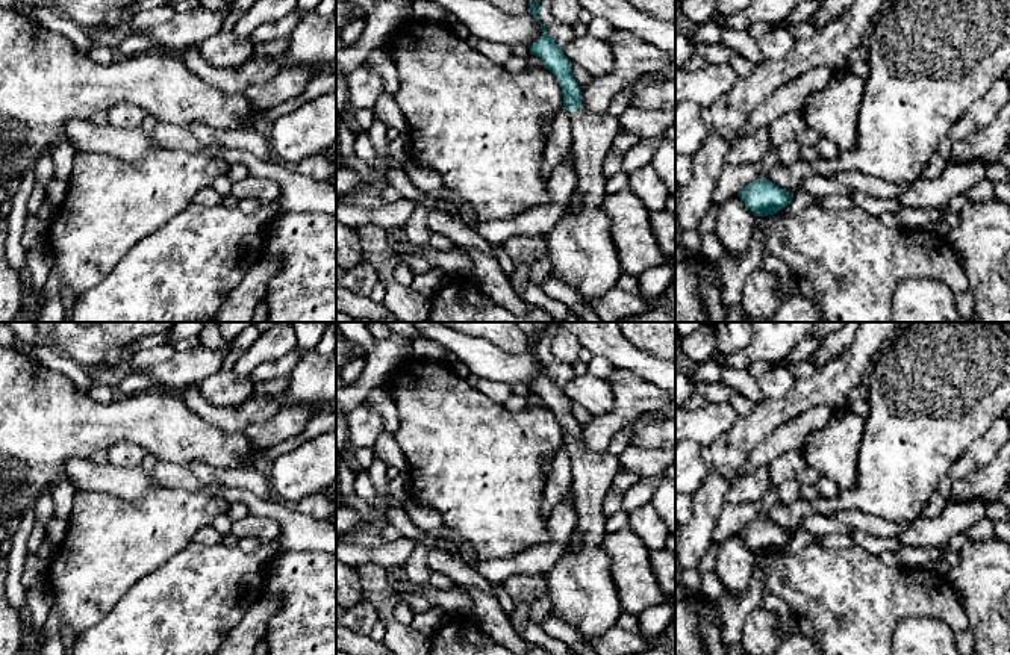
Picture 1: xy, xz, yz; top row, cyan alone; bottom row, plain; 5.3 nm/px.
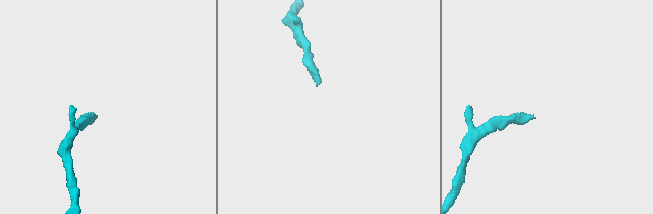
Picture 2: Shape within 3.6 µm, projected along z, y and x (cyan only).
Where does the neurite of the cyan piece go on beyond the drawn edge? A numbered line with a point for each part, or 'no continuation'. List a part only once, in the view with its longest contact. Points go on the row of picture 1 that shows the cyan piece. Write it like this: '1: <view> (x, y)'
1: xz (580, 248)

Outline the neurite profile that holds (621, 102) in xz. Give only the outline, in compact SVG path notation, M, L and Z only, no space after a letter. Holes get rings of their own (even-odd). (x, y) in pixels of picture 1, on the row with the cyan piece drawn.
M634 83L630 85L627 89L618 92L607 109L607 113L613 115L613 116L619 116L621 113L624 113L628 107L631 107L631 94L634 89Z

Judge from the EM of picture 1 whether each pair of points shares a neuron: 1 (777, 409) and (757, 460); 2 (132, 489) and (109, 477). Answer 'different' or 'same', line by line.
1: different
2: same

